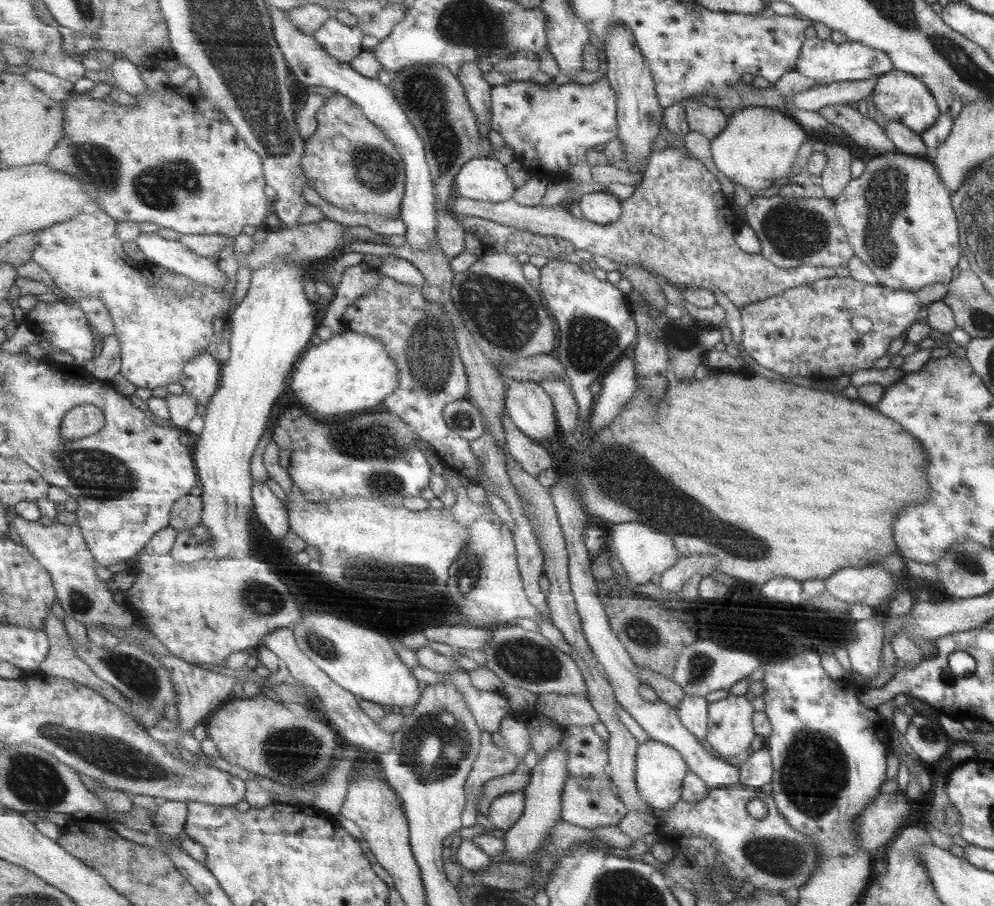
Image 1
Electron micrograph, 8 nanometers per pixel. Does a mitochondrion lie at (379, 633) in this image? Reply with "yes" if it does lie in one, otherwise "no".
no

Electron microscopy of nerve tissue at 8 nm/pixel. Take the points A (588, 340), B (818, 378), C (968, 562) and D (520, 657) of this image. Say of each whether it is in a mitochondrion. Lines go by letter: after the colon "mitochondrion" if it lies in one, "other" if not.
A: mitochondrion
B: other
C: mitochondrion
D: mitochondrion

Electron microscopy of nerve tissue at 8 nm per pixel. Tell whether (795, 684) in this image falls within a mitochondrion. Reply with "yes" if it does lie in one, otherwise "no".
no

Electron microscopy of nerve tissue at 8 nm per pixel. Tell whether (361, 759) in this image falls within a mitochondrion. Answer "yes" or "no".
no

